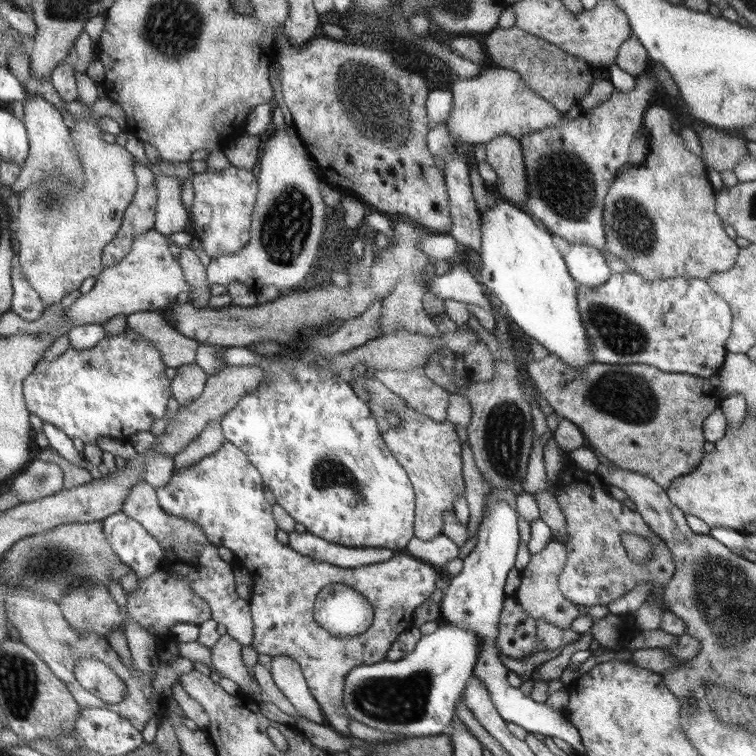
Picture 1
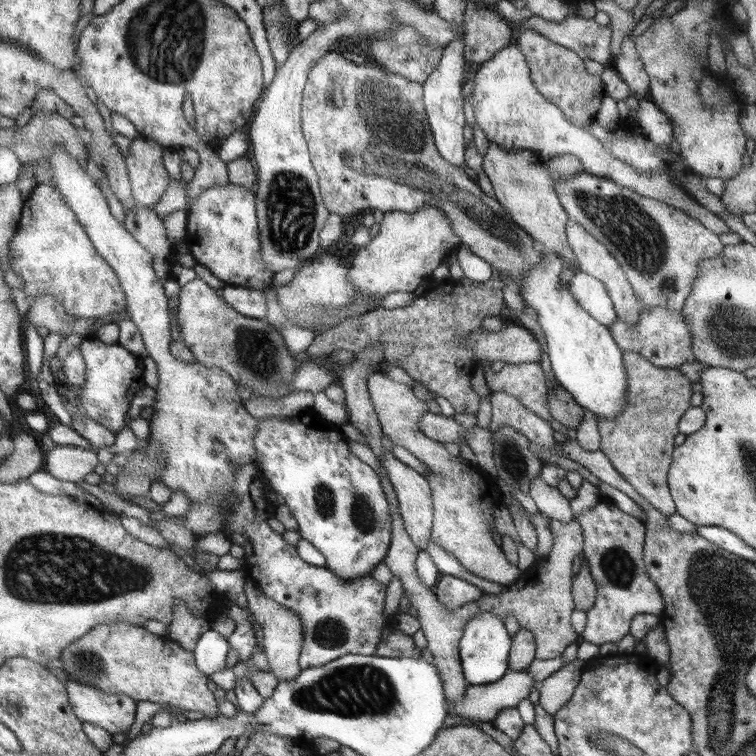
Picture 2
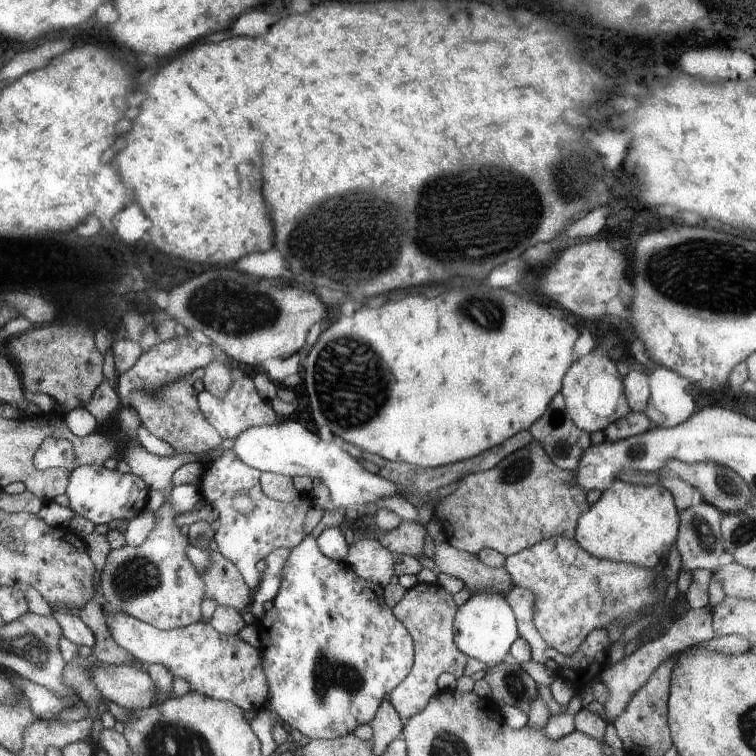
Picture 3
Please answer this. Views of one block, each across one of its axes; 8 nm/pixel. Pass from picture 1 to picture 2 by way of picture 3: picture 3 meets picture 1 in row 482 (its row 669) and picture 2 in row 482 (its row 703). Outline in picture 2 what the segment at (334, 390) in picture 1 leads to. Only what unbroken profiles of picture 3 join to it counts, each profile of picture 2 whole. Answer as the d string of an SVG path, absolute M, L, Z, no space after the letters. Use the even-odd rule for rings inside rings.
M313 408L291 416L267 416L255 420L251 438L255 446L255 464L261 466L263 476L273 492L283 496L283 506L289 508L297 520L297 532L311 542L325 558L325 568L339 580L353 580L369 574L383 562L391 542L391 512L379 476L349 450L349 440L341 434L341 426L329 424L319 418Z

